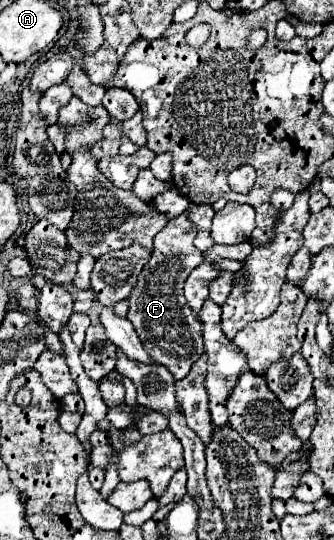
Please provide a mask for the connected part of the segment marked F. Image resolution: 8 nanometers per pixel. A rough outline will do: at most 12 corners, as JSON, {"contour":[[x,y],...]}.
{"contour":[[186,213],[156,235],[128,297],[152,361],[184,379],[204,353],[184,297],[204,261]]}

